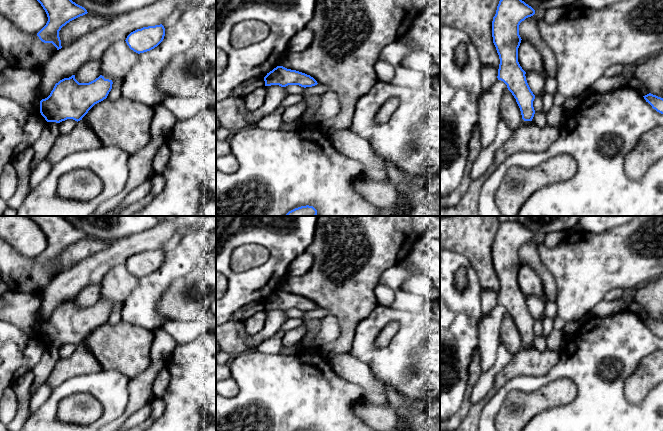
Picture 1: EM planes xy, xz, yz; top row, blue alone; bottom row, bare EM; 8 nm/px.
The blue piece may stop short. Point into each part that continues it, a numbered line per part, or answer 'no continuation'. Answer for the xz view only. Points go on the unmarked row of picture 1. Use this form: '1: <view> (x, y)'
no continuation

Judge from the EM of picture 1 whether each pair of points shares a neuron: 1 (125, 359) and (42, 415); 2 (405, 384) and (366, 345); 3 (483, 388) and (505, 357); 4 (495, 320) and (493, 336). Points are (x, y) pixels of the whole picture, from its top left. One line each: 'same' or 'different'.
1: different
2: same
3: same
4: same

